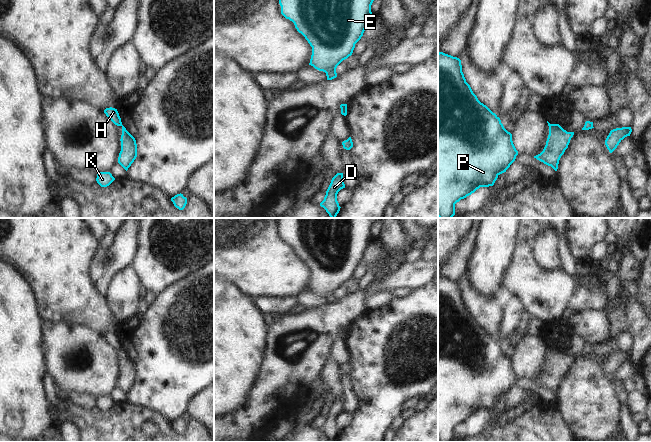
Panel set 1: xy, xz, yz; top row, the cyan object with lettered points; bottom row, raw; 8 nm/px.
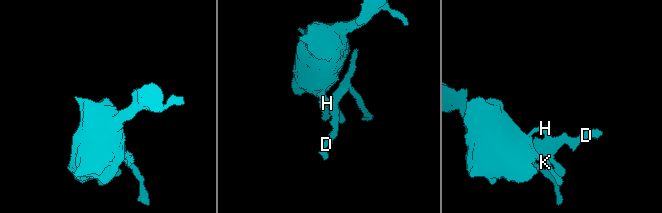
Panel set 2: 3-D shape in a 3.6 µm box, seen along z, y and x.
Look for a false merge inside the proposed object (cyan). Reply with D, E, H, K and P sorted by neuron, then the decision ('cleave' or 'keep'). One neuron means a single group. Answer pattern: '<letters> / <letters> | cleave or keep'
D / E H K P | cleave

